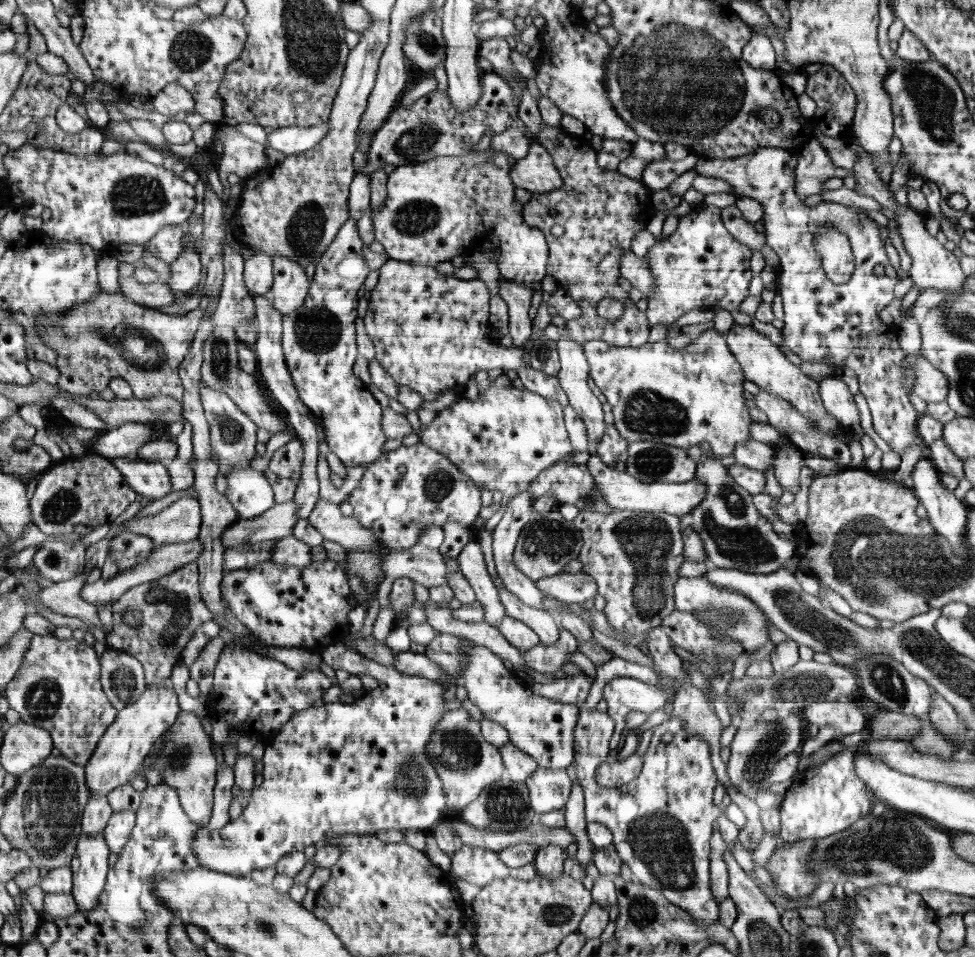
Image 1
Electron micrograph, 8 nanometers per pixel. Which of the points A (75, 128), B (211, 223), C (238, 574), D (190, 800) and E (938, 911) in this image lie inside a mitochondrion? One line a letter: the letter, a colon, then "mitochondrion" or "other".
A: other
B: other
C: other
D: other
E: other

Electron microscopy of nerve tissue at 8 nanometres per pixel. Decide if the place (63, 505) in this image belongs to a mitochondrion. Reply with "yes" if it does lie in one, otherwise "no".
yes

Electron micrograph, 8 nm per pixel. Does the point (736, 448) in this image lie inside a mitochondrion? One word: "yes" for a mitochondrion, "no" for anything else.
no

